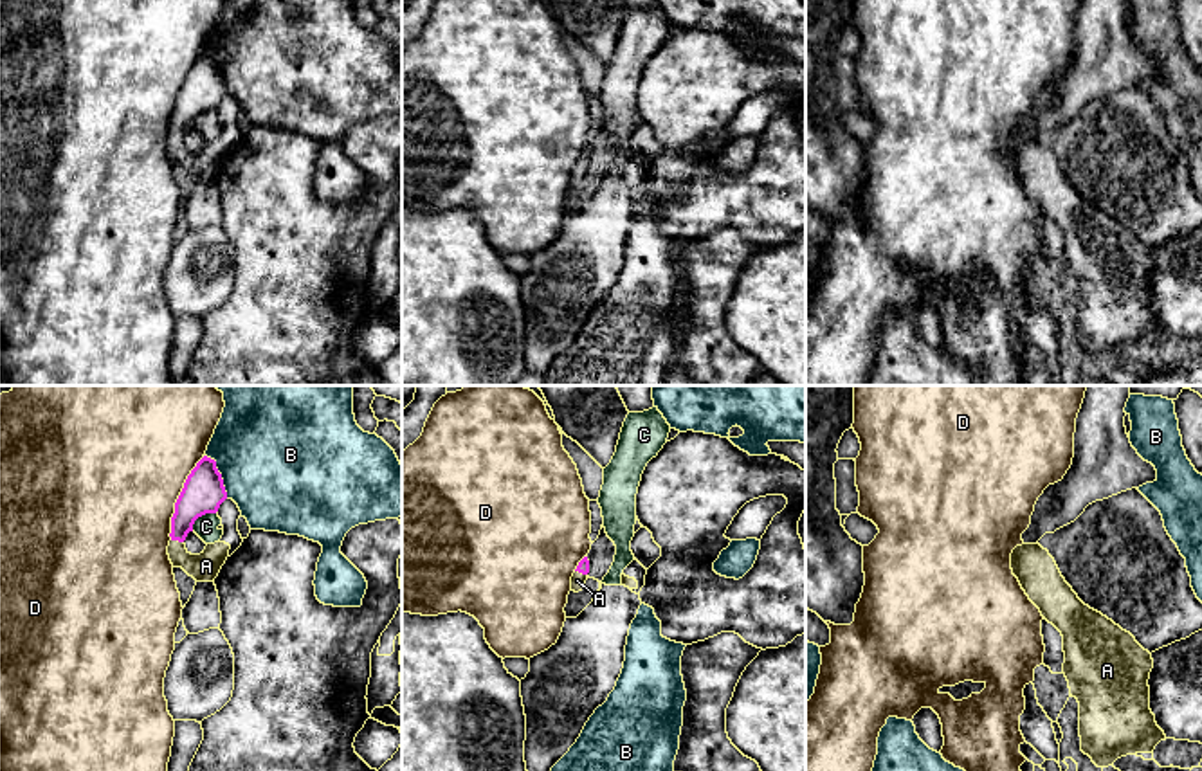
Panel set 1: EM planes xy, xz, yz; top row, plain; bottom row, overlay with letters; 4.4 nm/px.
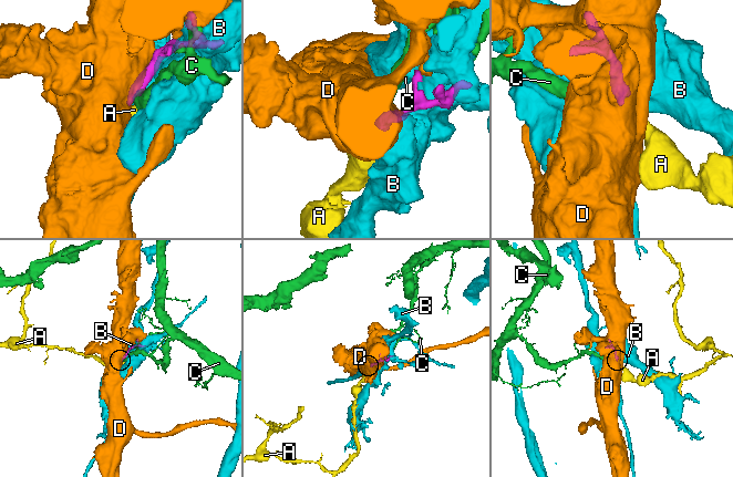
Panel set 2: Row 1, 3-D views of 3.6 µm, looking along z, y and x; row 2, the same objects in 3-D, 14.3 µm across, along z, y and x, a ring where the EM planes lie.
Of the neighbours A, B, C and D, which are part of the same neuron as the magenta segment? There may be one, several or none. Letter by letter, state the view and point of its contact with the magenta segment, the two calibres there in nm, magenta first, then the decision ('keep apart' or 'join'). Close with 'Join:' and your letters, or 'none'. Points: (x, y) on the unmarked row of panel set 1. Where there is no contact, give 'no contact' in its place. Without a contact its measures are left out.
A: xy (177, 136) | 180/130 nm | join
B: xy (220, 71) | 180/500 nm | keep apart
C: xy (200, 112) | 180/110 nm | keep apart
D: xy (179, 94) | 180/480 nm | keep apart
Join: A

